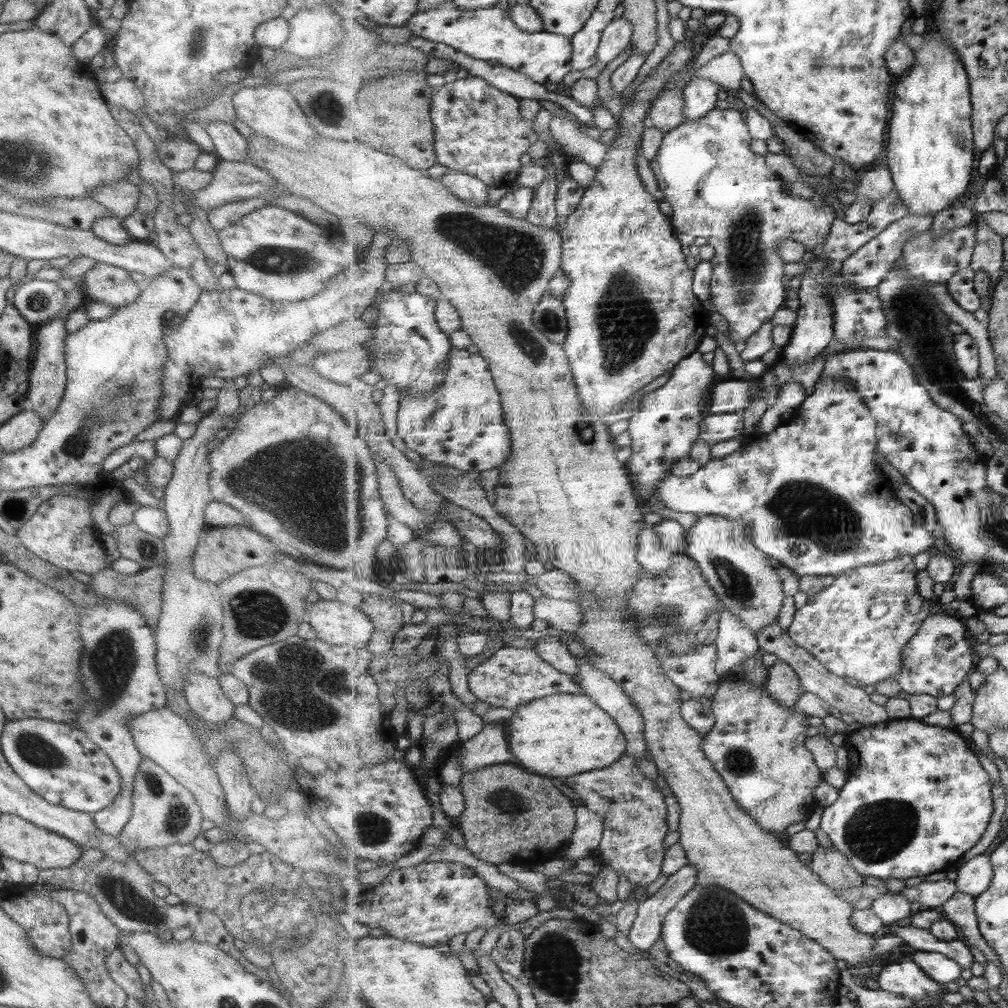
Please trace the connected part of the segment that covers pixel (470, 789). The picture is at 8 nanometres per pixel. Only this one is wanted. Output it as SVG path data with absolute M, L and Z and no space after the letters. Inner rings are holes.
M458 753L449 757L438 774L441 784L462 787L466 796L466 811L456 821L464 835L465 846L485 864L491 863L543 863L556 857L556 854L567 846L573 838L577 826L577 814L571 799L565 796L560 786L553 784L551 778L541 778L537 773L517 768L517 764L501 763L485 767L479 771L463 773L457 763Z

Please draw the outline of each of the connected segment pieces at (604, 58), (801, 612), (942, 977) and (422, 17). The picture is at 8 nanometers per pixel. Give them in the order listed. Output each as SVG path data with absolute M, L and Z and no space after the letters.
M623 15L614 18L613 22L603 31L603 36L598 50L599 64L613 62L627 46L632 44L633 24L623 18Z
M901 555L897 559L891 559L886 563L875 563L865 565L854 570L843 572L843 574L837 576L835 583L829 588L807 598L807 603L795 611L793 621L788 628L791 638L795 640L799 645L806 648L825 668L828 668L836 676L844 677L848 681L853 681L864 687L867 685L874 685L881 680L887 678L897 679L898 676L903 674L903 649L909 645L911 639L915 638L919 629L922 627L923 621L931 615L931 605L935 605L937 602L935 599L926 599L919 594L919 586L917 586L917 566L915 566L915 560L911 555Z
M915 951L913 960L933 980L940 982L942 985L956 982L961 978L961 972L963 972L962 966L957 961L944 956L940 952Z
M452 1L423 9L408 20L408 28L415 37L448 44L475 59L497 61L507 68L526 74L539 84L561 84L573 68L572 39L547 31L525 32L511 16L512 12L504 5L468 12L460 10Z

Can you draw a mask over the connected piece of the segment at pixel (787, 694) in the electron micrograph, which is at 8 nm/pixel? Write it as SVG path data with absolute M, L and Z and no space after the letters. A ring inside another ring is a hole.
M778 659L769 669L765 691L778 701L782 708L795 711L801 698L802 682L789 663Z

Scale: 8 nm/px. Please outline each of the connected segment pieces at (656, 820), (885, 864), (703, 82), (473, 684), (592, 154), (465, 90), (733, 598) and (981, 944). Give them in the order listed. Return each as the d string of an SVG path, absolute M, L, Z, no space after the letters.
M624 755L611 766L582 772L563 781L585 803L584 806L589 811L603 819L604 830L598 850L605 856L607 866L611 866L619 876L625 876L641 892L657 878L661 878L661 866L667 854L665 838L669 834L667 804L655 781L647 780L637 763L637 757Z
M895 719L855 730L846 736L844 746L849 755L848 780L840 789L841 794L837 802L831 806L823 807L824 814L820 829L828 835L837 850L841 850L849 857L851 864L863 876L873 876L881 880L889 880L889 878L907 880L907 878L915 878L915 876L927 876L933 872L947 871L950 867L959 864L961 857L965 856L971 848L975 848L979 844L979 840L983 838L983 834L987 832L987 826L995 814L991 776L987 769L981 766L970 743L964 737L962 738L957 730L930 726L919 719Z
M695 78L683 88L687 120L699 120L717 108L721 86L709 78Z
M501 647L469 673L468 681L471 692L477 699L489 706L507 709L517 709L523 704L548 698L553 694L583 692L572 676L555 669L553 665L543 660L534 648L527 649L525 647Z
M563 113L553 116L549 130L568 161L585 161L599 170L609 155L609 147L581 132Z
M462 73L432 96L431 116L438 163L479 178L491 188L511 187L518 180L527 150L539 140L522 114L519 97L495 88L483 77Z
M703 515L688 530L685 540L686 553L699 563L715 593L756 635L777 622L786 596L782 578L769 564L768 554L750 541L748 527L743 522L729 516Z
M957 890L951 896L951 900L945 903L940 910L947 920L958 926L961 937L968 946L975 946L987 960L992 961L1001 972L1004 971L1001 958L995 949L987 943L987 939L980 931L980 922L976 913L976 898L973 898L971 894L963 894Z

